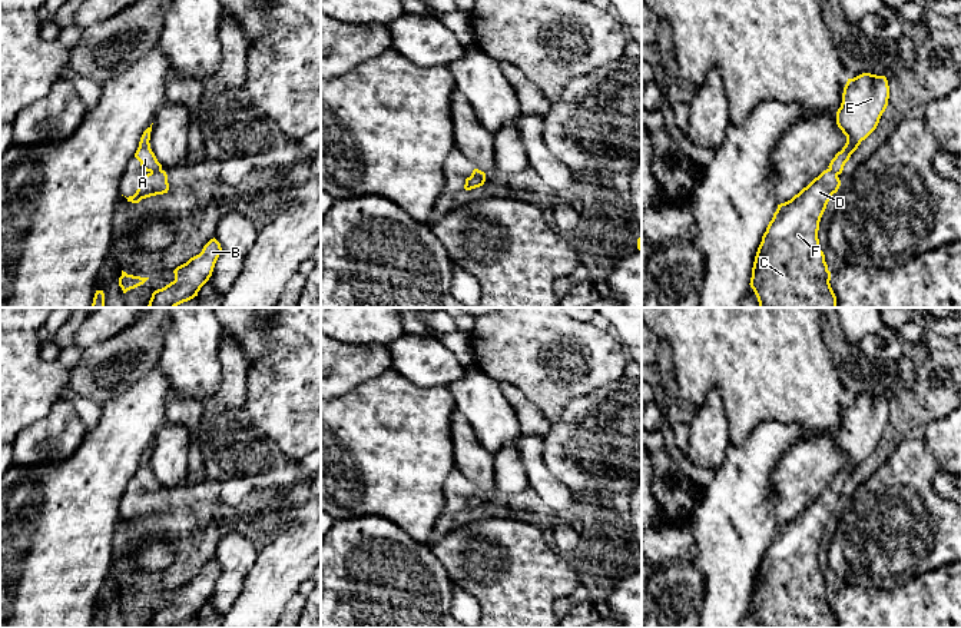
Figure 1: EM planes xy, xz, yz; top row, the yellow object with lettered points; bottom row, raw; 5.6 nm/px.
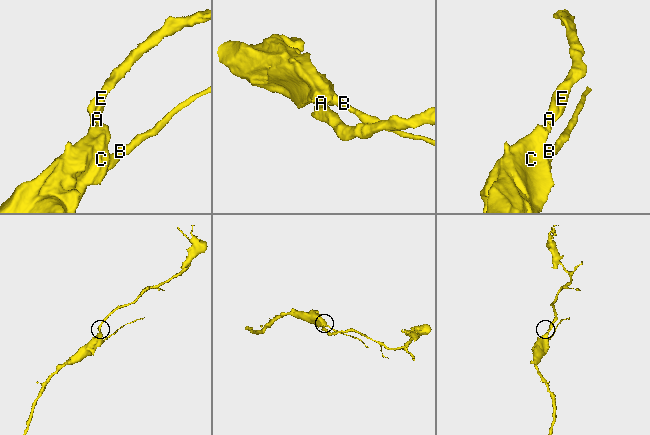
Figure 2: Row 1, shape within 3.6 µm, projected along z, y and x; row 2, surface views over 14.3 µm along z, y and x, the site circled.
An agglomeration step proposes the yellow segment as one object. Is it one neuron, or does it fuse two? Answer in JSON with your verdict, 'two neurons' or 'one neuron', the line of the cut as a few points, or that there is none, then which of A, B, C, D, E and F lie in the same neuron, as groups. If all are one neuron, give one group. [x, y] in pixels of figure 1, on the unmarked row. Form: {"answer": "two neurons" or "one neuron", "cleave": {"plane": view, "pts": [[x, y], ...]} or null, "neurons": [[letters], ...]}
{"answer": "one neuron", "cleave": null, "neurons": [["A", "B", "C", "D", "E", "F"]]}

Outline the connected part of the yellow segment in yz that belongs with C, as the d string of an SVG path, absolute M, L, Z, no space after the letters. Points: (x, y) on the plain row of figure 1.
M862 393L848 399L841 428L836 432L836 445L846 456L845 466L835 475L826 491L791 521L778 525L762 556L749 604L758 618L759 628L836 628L836 617L829 604L831 592L819 568L819 542L829 519L841 506L838 496L845 484L861 462L877 449L888 426L888 419L889 406L885 396Z

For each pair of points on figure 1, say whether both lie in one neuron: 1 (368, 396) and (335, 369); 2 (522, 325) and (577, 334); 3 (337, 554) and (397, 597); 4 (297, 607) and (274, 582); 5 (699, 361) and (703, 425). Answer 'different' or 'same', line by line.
1: different
2: same
3: same
4: different
5: different

